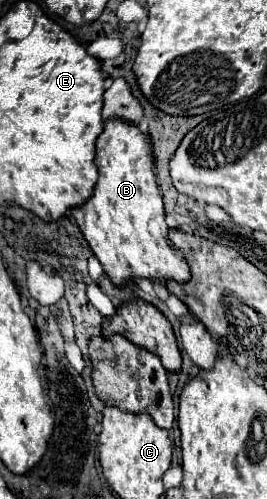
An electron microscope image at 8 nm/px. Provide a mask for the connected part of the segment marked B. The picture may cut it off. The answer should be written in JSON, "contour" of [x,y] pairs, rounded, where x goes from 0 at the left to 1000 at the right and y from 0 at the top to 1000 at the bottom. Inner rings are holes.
{"contour":[[[408,238],[393,246],[386,267],[363,279],[363,311],[356,311],[356,331],[371,343],[371,359],[348,383],[348,395],[311,411],[273,419],[273,435],[348,503],[348,511],[371,519],[393,551],[416,559],[423,571],[453,575],[476,563],[498,559],[558,559],[558,563],[596,563],[618,567],[633,559],[663,567],[700,567],[715,559],[700,523],[685,519],[685,507],[648,499],[625,463],[633,455],[618,451],[618,427],[610,427],[610,403],[588,383],[581,351],[566,343],[573,319],[566,319],[566,295],[543,287],[536,267],[521,255],[476,255],[476,246],[446,246],[446,238]]]}

